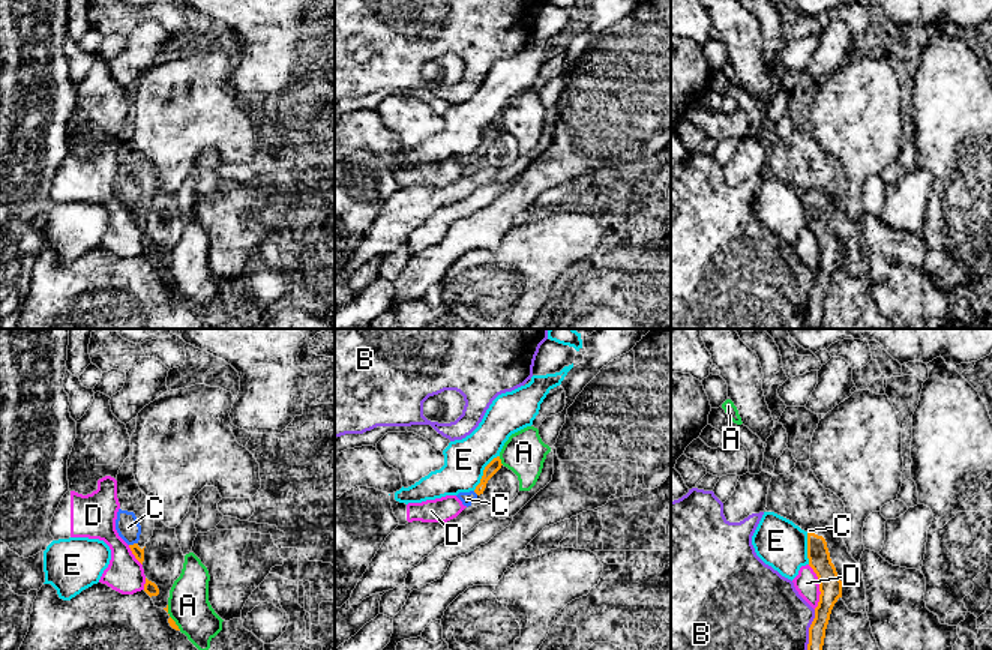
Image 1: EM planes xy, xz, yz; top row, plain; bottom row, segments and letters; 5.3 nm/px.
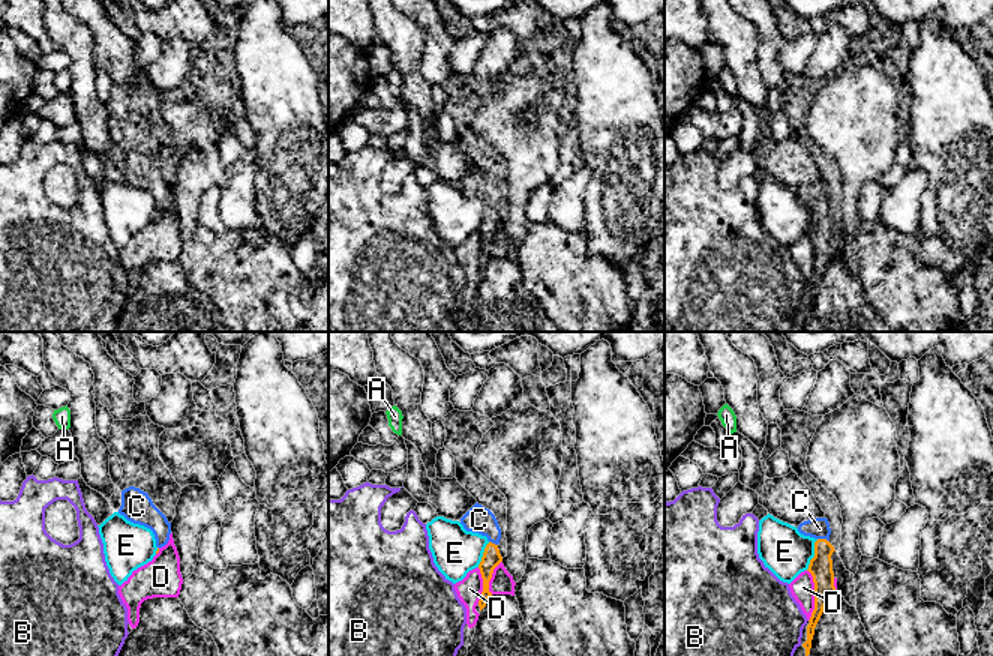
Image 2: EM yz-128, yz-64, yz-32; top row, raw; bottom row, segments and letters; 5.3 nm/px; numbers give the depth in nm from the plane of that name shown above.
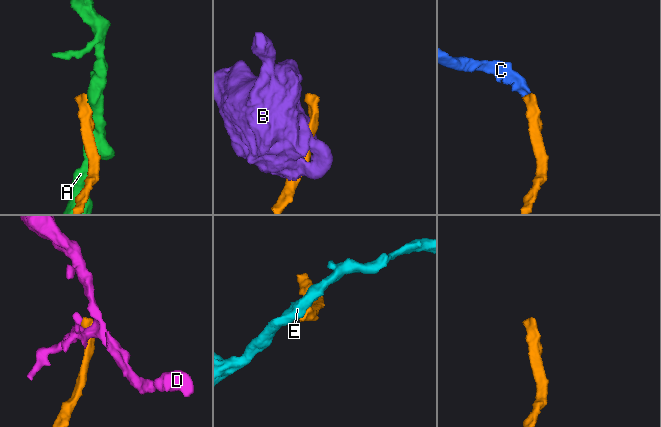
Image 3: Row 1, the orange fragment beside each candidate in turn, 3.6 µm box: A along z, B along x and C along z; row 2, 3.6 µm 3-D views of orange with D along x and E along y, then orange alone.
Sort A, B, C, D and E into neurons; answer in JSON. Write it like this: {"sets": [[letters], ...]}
{"sets": [["A"], ["B"], ["C"], ["D"], ["E"]]}

